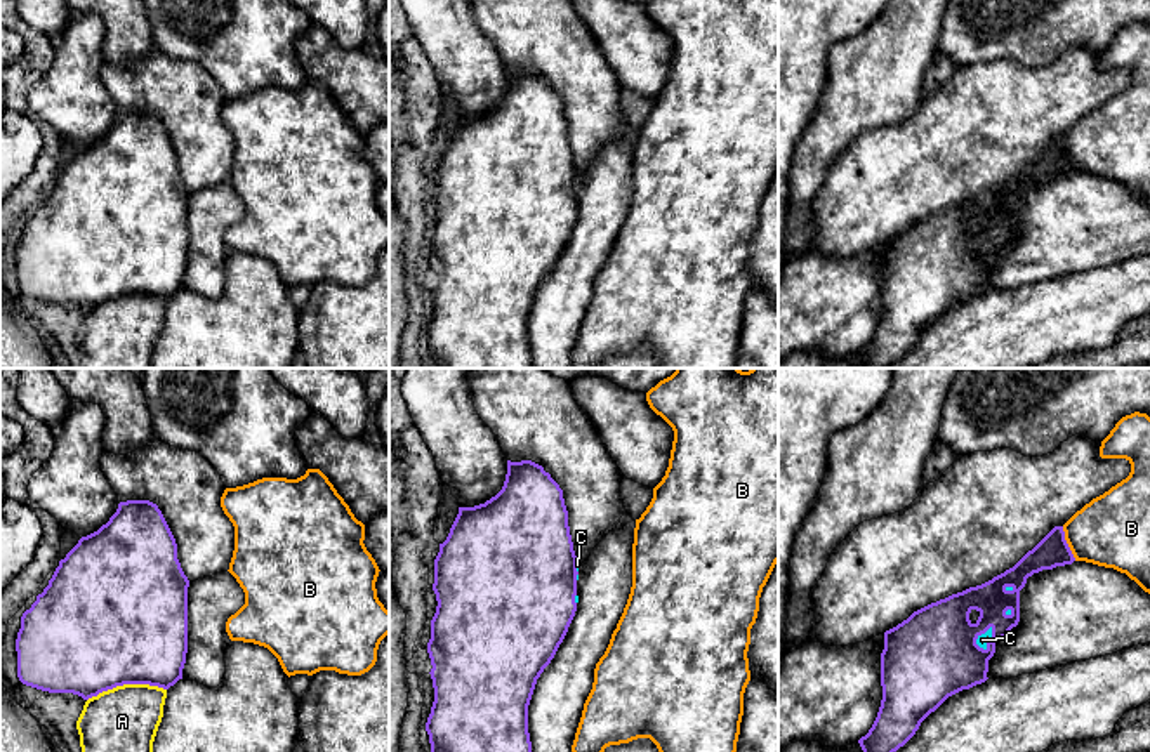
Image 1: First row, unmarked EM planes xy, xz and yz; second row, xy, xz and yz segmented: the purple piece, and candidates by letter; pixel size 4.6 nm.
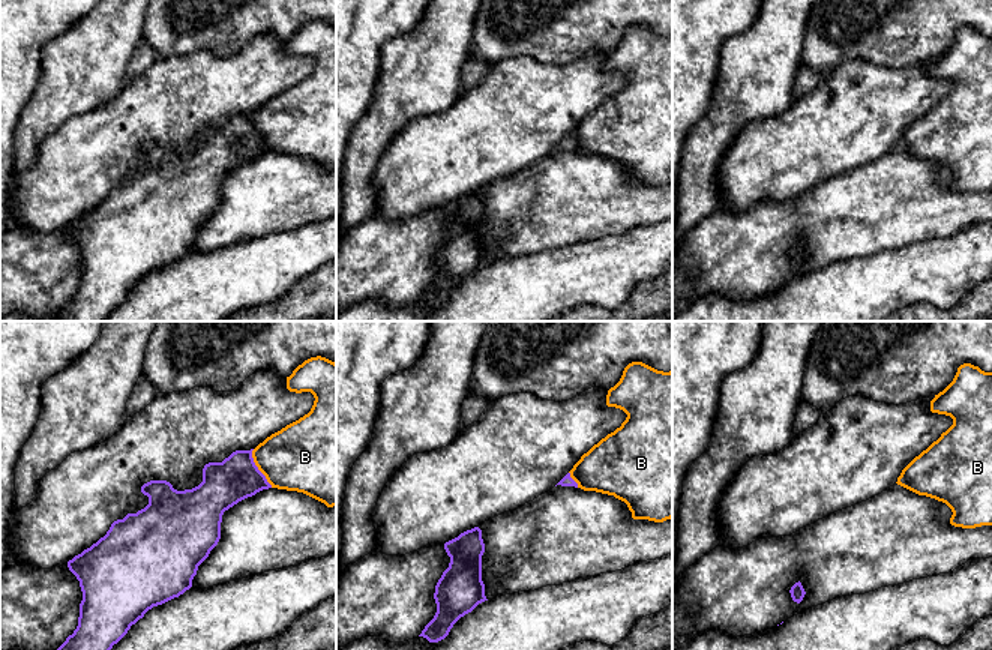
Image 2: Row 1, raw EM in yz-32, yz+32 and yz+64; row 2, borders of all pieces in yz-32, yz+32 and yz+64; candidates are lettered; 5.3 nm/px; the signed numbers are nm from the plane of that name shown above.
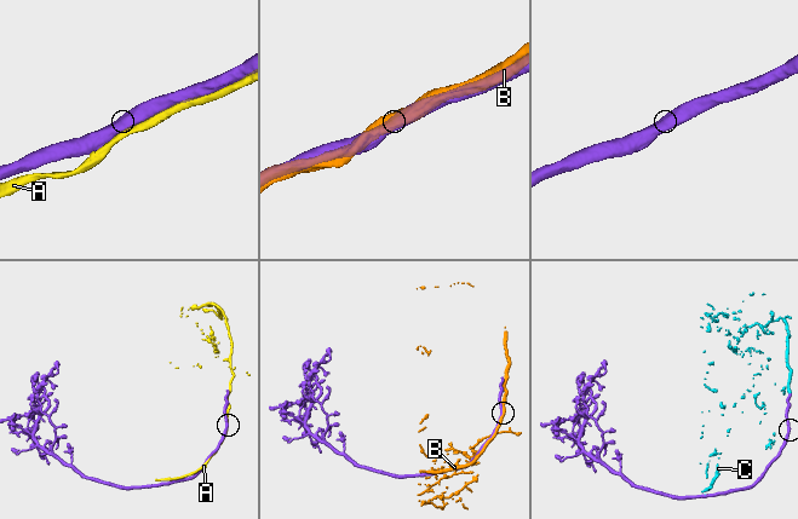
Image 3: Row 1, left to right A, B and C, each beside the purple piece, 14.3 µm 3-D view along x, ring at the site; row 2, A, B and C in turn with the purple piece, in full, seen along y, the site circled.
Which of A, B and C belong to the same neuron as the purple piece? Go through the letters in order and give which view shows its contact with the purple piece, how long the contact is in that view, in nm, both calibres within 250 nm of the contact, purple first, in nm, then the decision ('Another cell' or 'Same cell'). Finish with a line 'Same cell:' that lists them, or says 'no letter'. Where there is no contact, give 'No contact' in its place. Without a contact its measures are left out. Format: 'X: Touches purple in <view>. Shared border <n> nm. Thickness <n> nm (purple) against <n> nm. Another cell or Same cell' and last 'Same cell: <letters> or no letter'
A: Touches purple in xy. Shared border 380 nm. Thickness 500 nm (purple) against 300 nm. Another cell
B: Touches purple in yz. Shared border 170 nm. Thickness 150 nm (purple) against 340 nm. Another cell
C: Touches purple in yz. Shared border 120 nm. Thickness 360 nm (purple) against 50 nm. Same cell
Same cell: C

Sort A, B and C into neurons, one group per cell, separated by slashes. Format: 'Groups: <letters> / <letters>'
Groups: A / B / C

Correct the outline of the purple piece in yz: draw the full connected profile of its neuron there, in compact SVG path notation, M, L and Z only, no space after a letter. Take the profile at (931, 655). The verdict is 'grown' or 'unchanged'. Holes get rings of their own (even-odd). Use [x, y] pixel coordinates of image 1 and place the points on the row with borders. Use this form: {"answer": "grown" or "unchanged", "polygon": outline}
{"answer": "grown", "polygon": "M1054 526L1013 568L981 585L931 603L886 630L881 653L882 700L872 728L858 740L862 750L896 752L948 696L985 683L995 643L1020 622L1020 590L1027 578L1074 561L1063 526Z"}

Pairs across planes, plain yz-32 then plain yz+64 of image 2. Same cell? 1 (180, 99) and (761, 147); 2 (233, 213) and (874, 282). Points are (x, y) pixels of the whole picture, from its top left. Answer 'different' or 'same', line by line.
1: same
2: different

